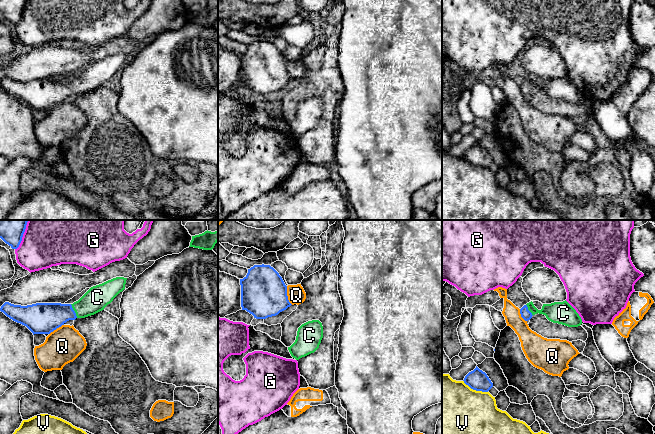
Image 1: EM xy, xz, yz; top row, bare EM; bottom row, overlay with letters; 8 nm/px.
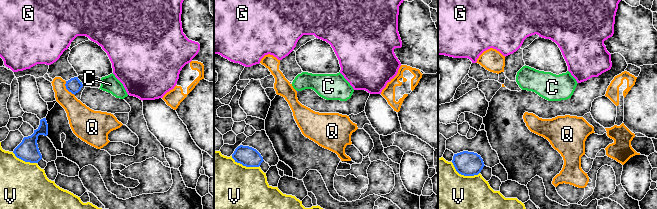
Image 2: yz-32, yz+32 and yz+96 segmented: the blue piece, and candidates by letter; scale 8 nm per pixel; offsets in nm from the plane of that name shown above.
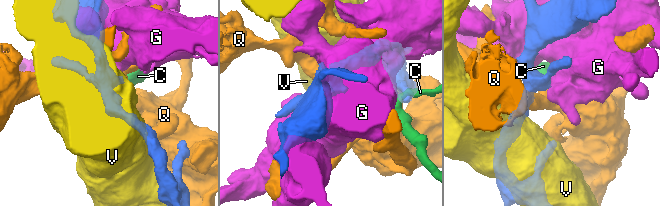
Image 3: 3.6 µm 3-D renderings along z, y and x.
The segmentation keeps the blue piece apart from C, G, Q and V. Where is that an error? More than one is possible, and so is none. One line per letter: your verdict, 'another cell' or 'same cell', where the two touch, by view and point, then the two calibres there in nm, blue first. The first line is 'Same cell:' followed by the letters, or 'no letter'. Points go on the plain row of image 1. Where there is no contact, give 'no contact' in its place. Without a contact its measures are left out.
Same cell: C
C: same cell | xy (74, 87) | 240/190 nm
G: another cell | xy (22, 12) | 170/360 nm
Q: another cell | xz (286, 71) | 360/140 nm
V: another cell | yz (475, 165) | 160/480 nm

